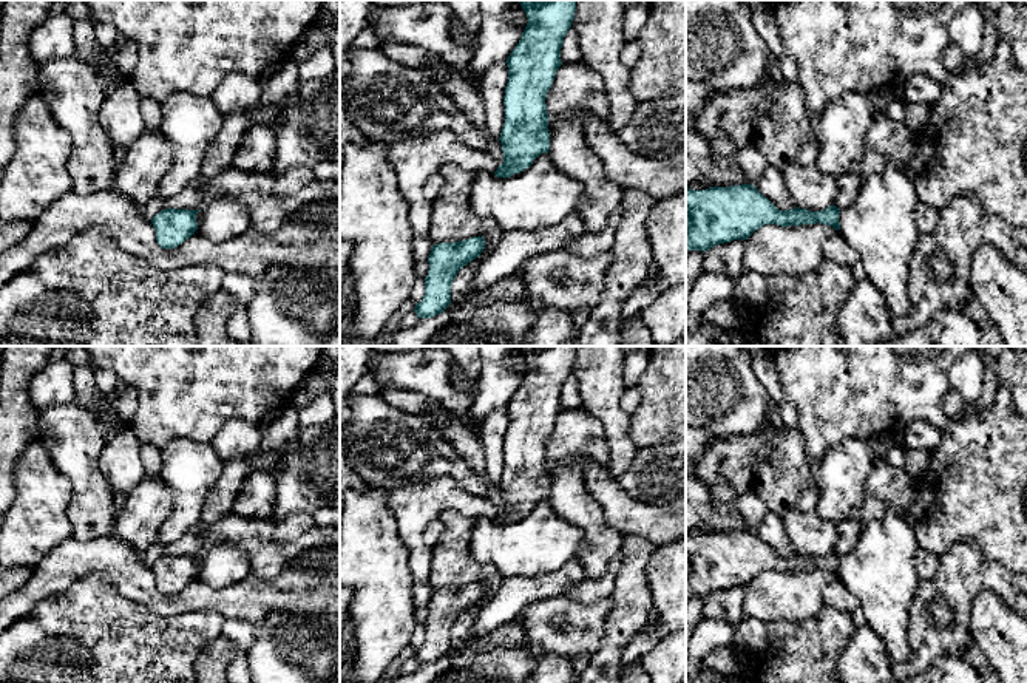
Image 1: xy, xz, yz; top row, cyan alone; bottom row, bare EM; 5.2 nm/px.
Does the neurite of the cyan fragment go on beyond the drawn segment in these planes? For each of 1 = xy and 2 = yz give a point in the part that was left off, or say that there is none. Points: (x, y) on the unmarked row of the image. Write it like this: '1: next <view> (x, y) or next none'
1: next none
2: next none

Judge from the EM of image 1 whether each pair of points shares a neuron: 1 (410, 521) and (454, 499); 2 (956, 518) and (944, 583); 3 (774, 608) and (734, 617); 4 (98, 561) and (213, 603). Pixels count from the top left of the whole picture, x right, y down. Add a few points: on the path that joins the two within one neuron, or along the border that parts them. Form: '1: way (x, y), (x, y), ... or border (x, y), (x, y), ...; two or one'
1: way (420, 510), (431, 499), (444, 499); one
2: border (984, 553), (972, 541), (956, 541), (939, 557); two
3: border (746, 586), (742, 601), (743, 615); two
4: way (127, 572), (156, 601), (184, 601); one

